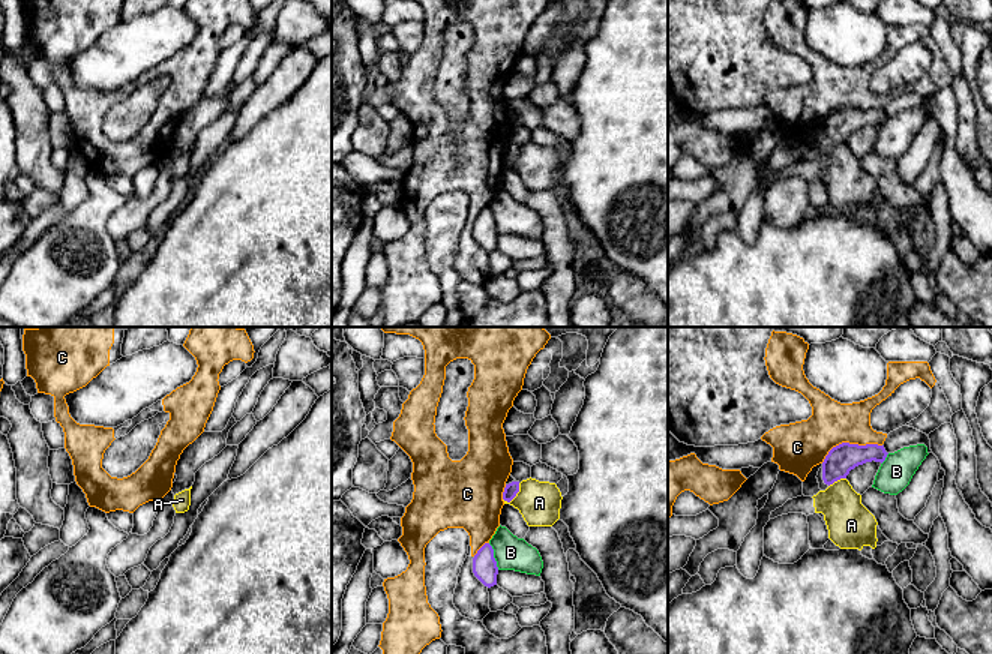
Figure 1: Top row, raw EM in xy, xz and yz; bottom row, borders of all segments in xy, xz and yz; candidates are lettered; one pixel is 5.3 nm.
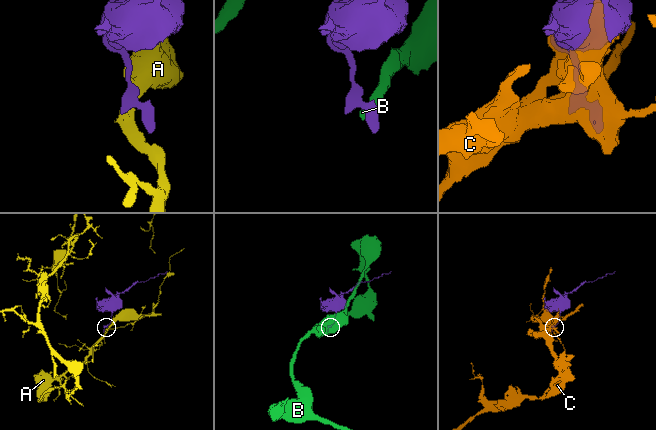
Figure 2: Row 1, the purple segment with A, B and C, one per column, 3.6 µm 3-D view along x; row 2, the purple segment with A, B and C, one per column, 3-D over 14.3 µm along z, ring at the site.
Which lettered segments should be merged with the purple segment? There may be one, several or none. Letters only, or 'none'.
none

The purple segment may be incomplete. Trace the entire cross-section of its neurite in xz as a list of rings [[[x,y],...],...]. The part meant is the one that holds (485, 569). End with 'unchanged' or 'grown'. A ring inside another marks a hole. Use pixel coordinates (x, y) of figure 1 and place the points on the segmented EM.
[[[485,543],[474,555],[473,573],[485,586],[491,588],[497,585],[498,567],[489,543]]] | unchanged

